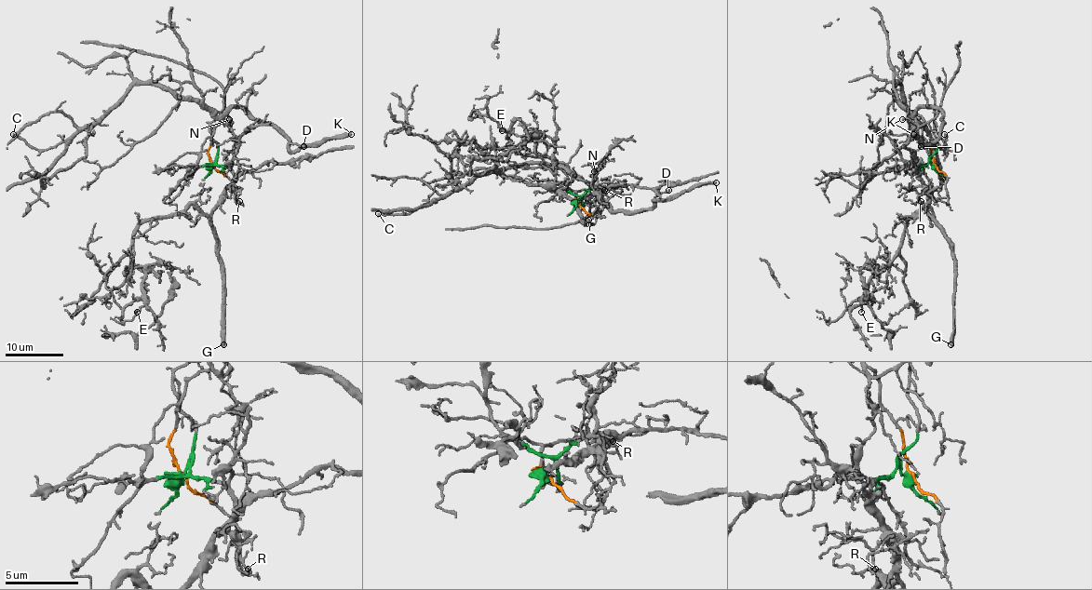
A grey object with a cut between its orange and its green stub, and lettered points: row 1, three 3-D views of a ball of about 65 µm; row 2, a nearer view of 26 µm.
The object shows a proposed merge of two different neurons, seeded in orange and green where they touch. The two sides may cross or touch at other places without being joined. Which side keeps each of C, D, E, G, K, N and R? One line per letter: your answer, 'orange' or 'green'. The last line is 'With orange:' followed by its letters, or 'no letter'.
C: orange
D: orange
E: green
G: green
K: orange
N: orange
R: green
With orange: C, D, K, N

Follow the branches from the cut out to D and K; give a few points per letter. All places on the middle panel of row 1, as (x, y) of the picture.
D: (577, 203), (572, 200), (577, 191), (586, 190), (590, 184), (615, 211), (648, 210), (653, 201), (668, 190)
K: (577, 203), (572, 200), (577, 191), (590, 184), (615, 211), (642, 211), (655, 200), (716, 182)

